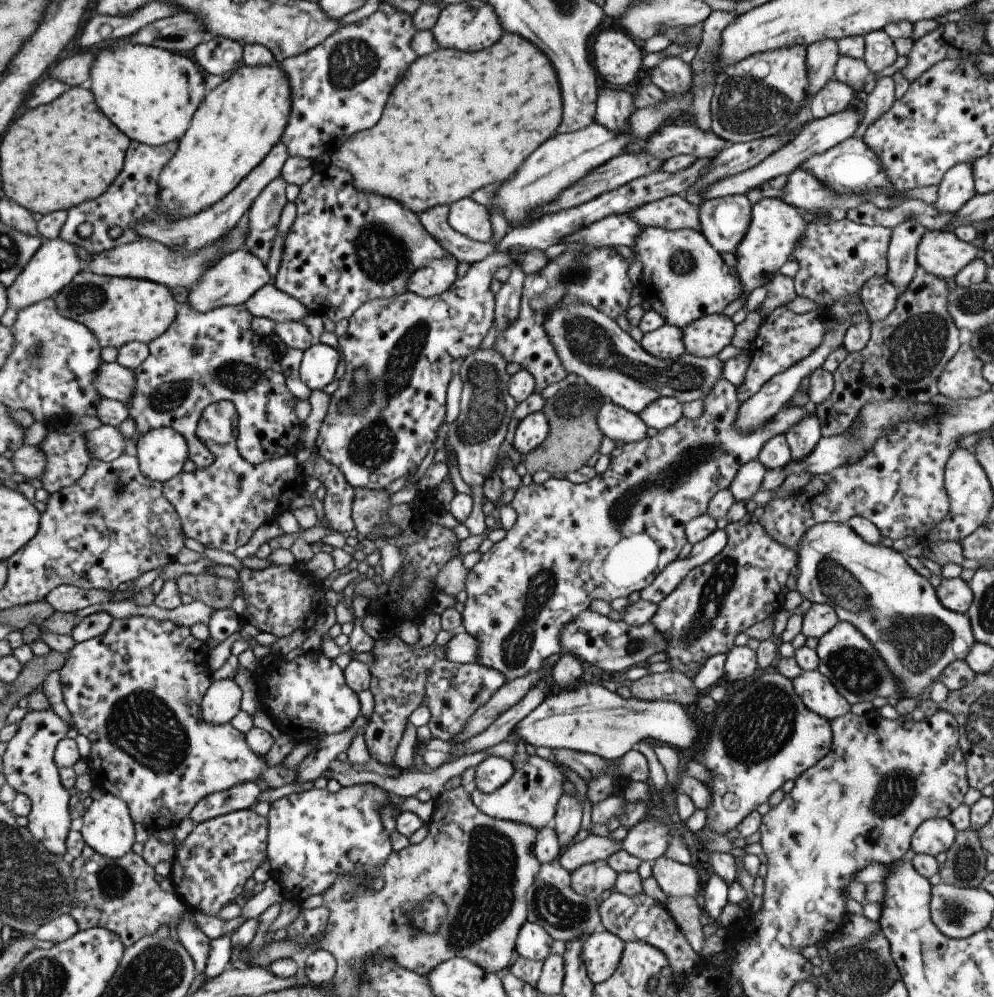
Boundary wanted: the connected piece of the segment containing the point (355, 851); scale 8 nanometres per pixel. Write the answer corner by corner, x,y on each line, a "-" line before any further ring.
371,783
341,787
335,794
311,788
270,804
266,817
266,856
270,878
281,888
283,900
302,905
305,898
320,895
339,874
351,870
361,876
363,882
370,882
366,888
371,892
381,890
384,878
376,867
385,862
392,850
388,833
379,820
379,804
390,804
389,796

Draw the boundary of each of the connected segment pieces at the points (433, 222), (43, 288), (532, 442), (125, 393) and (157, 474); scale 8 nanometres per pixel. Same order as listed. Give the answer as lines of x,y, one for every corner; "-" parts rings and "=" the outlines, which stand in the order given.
437,205
417,214
423,228
459,262
471,264
496,251
497,243
480,243
455,232
448,223
448,206
=
59,238
43,241
13,282
5,288
8,306
19,310
52,297
72,282
72,278
81,270
81,264
71,243
=
540,410
530,413
518,422
512,438
512,445
519,454
529,454
535,450
548,431
547,420
=
99,361
99,372
92,378
93,386
101,397
128,404
128,398
134,387
134,376
130,370
116,361
=
169,427
151,429
139,435
134,447
139,472
160,483
181,472
187,460
185,439

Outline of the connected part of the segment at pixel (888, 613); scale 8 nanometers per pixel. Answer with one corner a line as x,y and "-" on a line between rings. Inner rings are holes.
821,522
819,524
813,524
807,532
803,532
799,544
797,544
797,575
795,576
796,590
801,598
809,600
811,603
827,604
829,608
833,609
833,612
837,615
839,621
847,621
849,624
853,624
863,636
871,643
871,646
879,652
881,660
887,664
887,670
895,676
897,684
899,684
899,692
903,698
921,698
923,694
926,694
931,685
939,678
941,671
954,660
965,660
967,654
972,647
972,628
970,626
969,619
965,614
953,612
947,610
937,598
935,589
931,587
927,579
920,576
913,569
907,565
907,562
903,559
903,556
891,549
891,547
885,547
881,545
873,545
863,542
849,526
845,523
832,523

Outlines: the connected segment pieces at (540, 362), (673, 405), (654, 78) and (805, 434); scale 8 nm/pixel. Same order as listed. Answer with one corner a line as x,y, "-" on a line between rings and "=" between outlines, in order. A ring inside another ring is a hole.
567,243
567,250
556,260
548,260
539,272
527,274
522,283
519,298
519,313
515,320
495,332
495,342
491,348
501,354
507,363
516,363
520,369
531,374
534,386
533,393
550,391
564,382
568,373
561,366
547,334
545,334
545,316
559,302
583,302
593,306
595,310
609,316
611,320
626,314
628,300
634,287
628,276
627,265
619,254
608,247
598,249
577,243
=
661,397
643,408
637,416
647,428
661,430
682,418
682,405
673,398
=
667,57
654,66
650,82
660,88
667,97
683,97
690,92
692,70
679,58
=
809,414
805,420
799,420
797,424
793,424
784,435
791,453
790,460
797,462
805,458
805,455
815,448
817,441
821,438
819,422
815,414

